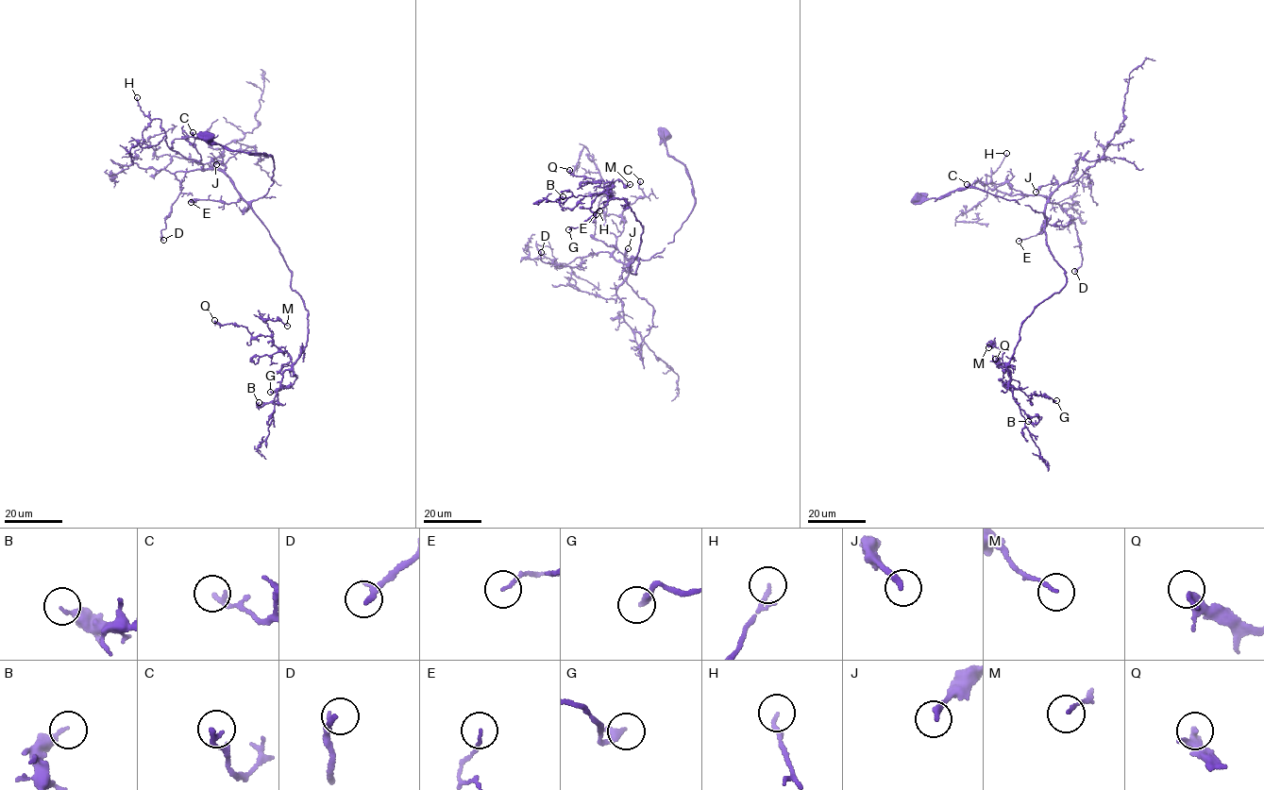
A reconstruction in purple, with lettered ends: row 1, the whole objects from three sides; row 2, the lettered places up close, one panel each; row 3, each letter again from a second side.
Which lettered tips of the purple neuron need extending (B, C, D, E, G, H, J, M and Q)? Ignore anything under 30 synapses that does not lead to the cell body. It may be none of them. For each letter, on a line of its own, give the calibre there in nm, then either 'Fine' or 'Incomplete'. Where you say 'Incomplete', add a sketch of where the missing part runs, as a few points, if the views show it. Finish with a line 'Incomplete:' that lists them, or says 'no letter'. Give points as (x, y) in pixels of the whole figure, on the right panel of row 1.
B: Thickness 280 nm. Fine
C: Thickness 200 nm. Fine
D: Thickness 140 nm. Incomplete. Course of what is missing: (1074, 271), (1058, 269), (1039, 258), (1037, 251), (1021, 238), (1019, 230), (1023, 213), (1019, 211)
E: Thickness 110 nm. Fine
G: Thickness 280 nm. Fine
H: Thickness 140 nm. Fine
J: Thickness 240 nm. Fine
M: Thickness 130 nm. Fine
Q: Thickness 260 nm. Fine
Incomplete: D

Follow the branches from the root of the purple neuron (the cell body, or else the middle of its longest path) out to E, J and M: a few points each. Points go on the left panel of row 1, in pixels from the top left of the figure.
E: (207, 136), (234, 151), (273, 158), (274, 181), (266, 194), (252, 200), (191, 202)
J: (207, 136), (234, 151), (273, 158), (274, 181), (266, 194), (246, 201), (225, 164), (210, 159), (216, 164)
M: (207, 136), (273, 158), (273, 183), (251, 209), (308, 313), (306, 346), (293, 363), (265, 319), (287, 326)

